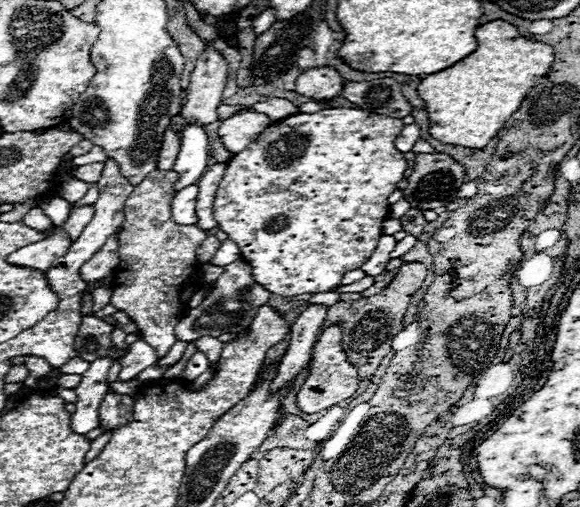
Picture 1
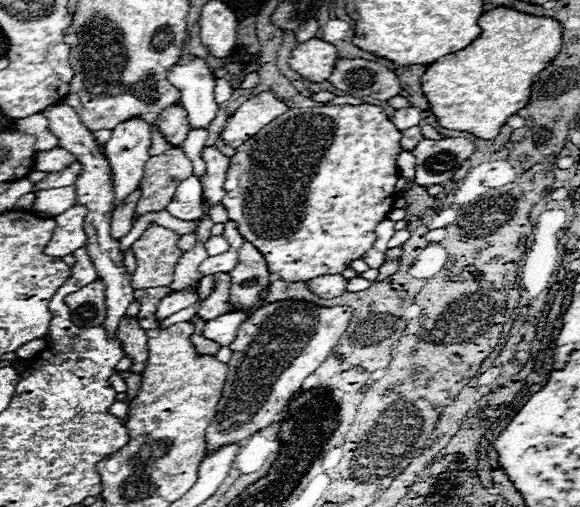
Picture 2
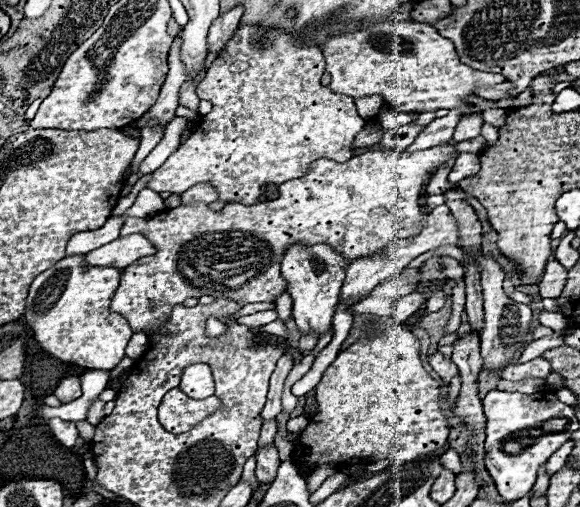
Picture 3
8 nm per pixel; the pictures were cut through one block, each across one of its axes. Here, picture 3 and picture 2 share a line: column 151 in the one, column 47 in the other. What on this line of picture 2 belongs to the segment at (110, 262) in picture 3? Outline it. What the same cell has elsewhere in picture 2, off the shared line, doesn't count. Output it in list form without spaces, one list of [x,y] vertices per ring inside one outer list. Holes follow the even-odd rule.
[[[72,206],[64,214],[56,216],[56,230],[44,248],[44,254],[62,258],[66,254],[72,254],[80,246],[86,244],[86,232],[84,232],[84,218],[86,218],[84,206]]]

